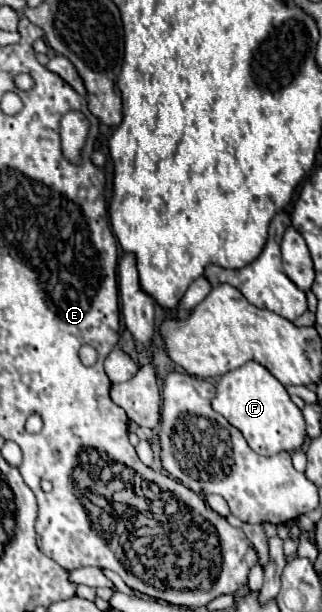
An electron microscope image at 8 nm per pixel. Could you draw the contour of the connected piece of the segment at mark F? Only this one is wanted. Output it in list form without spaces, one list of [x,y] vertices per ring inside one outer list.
[[[248,361],[246,365],[228,371],[218,379],[212,407],[244,435],[250,449],[258,455],[294,451],[300,449],[306,439],[302,411],[290,401],[290,395],[286,393],[284,385],[256,361]]]

